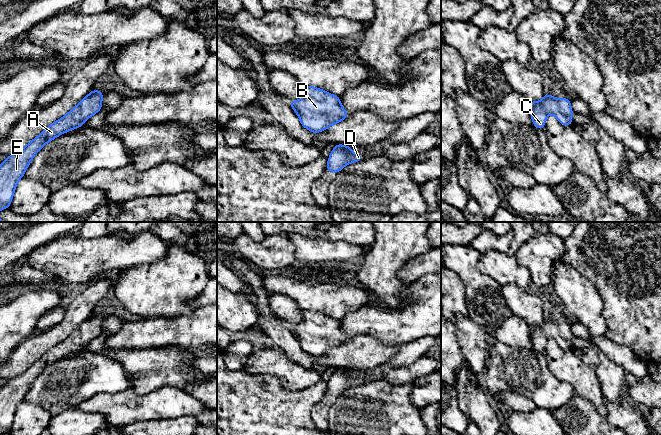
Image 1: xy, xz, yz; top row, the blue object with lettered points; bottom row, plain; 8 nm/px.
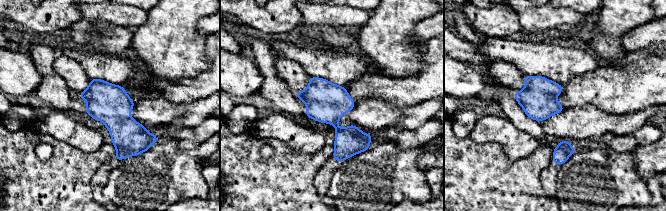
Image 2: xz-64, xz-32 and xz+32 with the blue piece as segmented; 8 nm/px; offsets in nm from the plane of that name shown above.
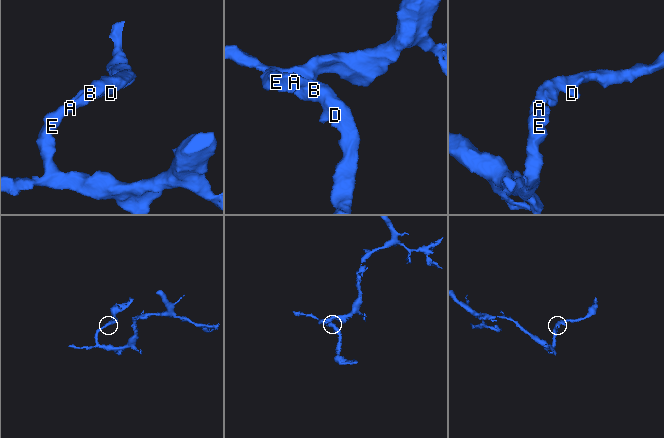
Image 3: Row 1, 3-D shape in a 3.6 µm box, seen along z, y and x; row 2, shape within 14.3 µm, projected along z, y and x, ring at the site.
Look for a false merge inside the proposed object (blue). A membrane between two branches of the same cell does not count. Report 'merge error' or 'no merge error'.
no merge error

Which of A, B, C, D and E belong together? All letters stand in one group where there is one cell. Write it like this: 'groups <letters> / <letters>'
groups A B C D E

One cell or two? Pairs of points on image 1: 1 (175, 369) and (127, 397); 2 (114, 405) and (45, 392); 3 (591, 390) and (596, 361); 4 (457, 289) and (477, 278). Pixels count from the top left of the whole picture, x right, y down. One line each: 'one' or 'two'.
1: two
2: two
3: two
4: two

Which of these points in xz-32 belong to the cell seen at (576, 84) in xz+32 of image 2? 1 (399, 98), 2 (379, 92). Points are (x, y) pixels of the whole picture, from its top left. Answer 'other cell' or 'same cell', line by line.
1: same cell
2: same cell

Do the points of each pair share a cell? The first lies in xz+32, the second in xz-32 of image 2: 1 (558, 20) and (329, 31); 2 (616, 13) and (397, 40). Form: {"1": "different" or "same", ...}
{"1": "different", "2": "same"}

